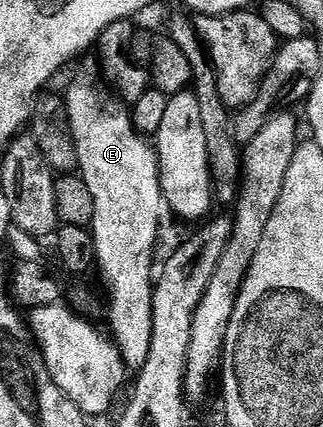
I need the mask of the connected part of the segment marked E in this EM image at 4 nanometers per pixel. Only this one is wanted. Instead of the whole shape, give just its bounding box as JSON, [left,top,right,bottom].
[63,77,163,371]

